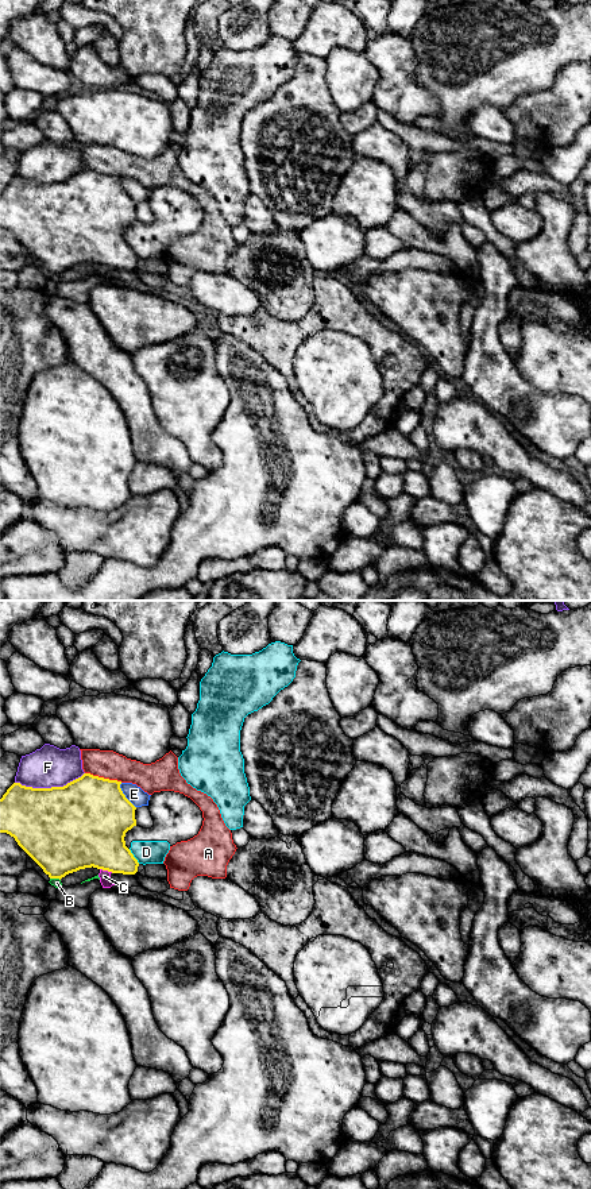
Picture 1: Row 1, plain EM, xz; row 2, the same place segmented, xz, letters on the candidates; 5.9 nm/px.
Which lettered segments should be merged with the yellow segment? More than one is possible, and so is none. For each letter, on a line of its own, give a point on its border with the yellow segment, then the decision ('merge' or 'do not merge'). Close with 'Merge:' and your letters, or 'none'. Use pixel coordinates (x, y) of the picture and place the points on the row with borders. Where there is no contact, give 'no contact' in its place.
A: meets yellow in xz at (103, 778); do not merge
B: meets yellow in xz at (55, 877); do not merge
C: meets yellow in xz at (107, 869); do not merge
D: meets yellow in xz at (132, 856); do not merge
E: meets yellow in xz at (124, 795); do not merge
F: meets yellow in xz at (49, 788); do not merge
Merge: none

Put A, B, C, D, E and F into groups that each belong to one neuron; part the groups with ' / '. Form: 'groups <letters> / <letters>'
groups A / B C / D / E / F

